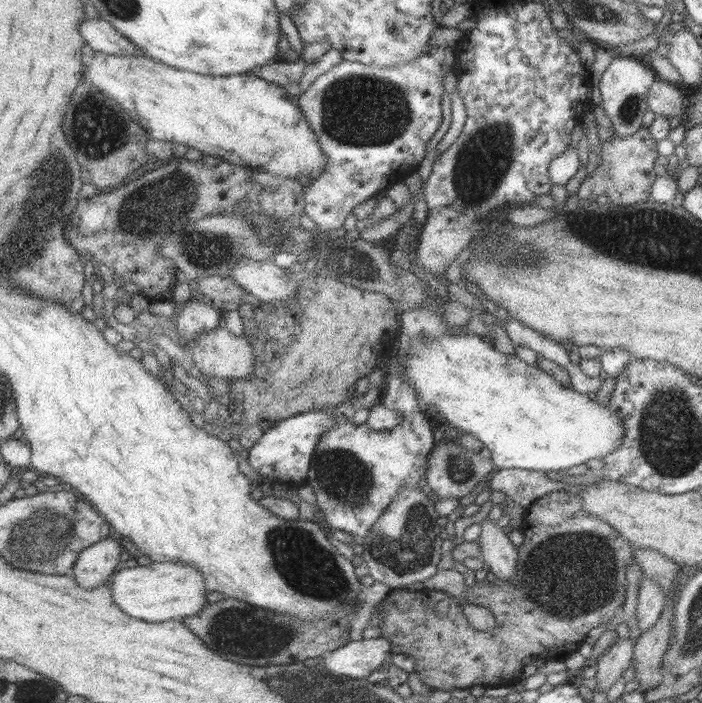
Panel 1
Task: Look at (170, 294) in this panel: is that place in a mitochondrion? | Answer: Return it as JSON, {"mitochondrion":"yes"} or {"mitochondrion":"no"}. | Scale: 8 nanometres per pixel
{"mitochondrion":"no"}

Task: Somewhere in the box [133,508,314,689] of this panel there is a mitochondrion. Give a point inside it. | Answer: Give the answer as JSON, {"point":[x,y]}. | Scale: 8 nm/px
{"point":[240,635]}

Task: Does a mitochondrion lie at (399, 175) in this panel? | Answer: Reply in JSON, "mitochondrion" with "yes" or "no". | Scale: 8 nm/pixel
{"mitochondrion":"no"}

